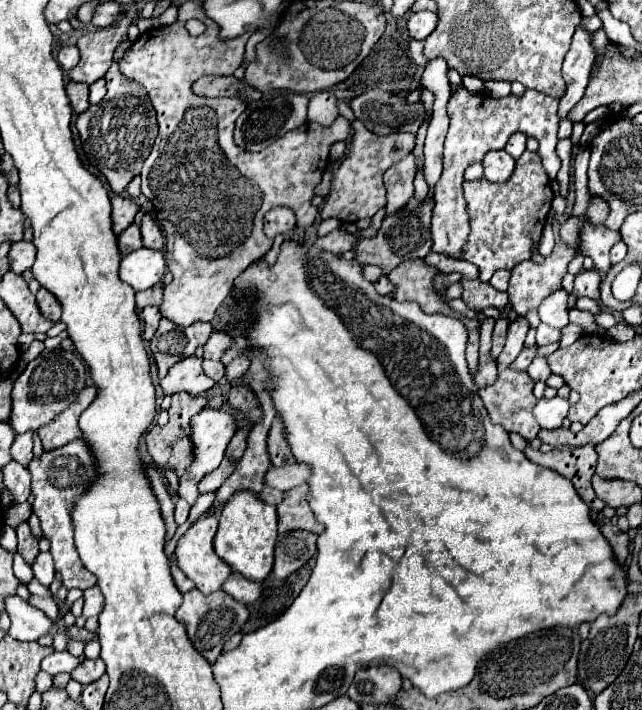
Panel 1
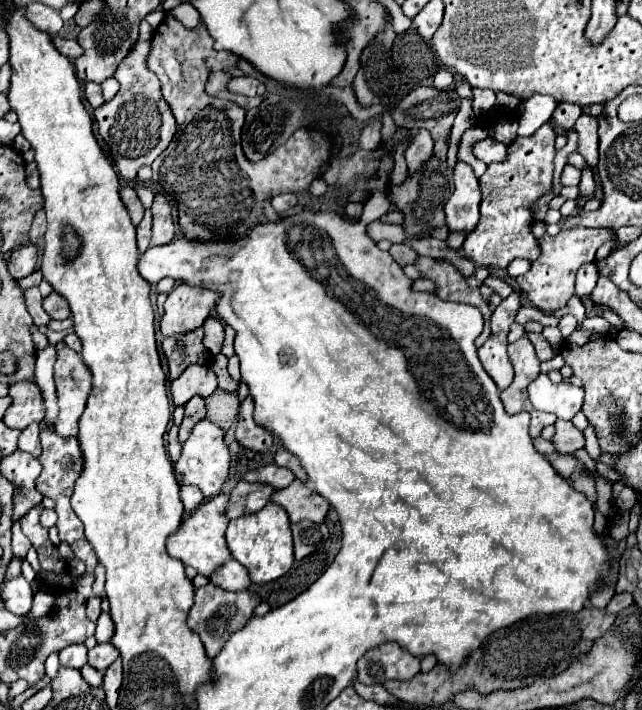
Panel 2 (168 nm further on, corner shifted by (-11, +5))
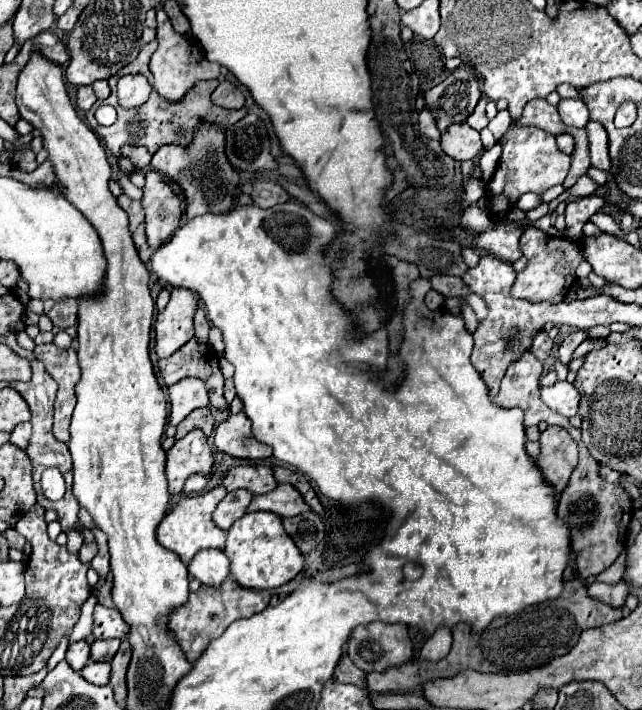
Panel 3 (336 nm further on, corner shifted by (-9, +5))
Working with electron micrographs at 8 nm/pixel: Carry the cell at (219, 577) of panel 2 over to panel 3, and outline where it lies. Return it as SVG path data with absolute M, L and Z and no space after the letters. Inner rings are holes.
M204 549L190 561L188 571L204 585L222 585L230 575L230 559L220 549Z

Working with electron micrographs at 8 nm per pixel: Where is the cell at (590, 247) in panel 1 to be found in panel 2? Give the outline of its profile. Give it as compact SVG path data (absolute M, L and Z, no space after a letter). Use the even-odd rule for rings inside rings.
M580 227L572 231L560 231L554 237L550 235L540 237L538 239L540 255L532 263L530 271L516 279L518 287L526 293L528 301L542 313L554 313L556 309L562 309L566 301L574 295L574 279L576 279L576 271L580 269L580 265L592 263L598 247L604 245L612 237L616 237L614 229L580 229Z

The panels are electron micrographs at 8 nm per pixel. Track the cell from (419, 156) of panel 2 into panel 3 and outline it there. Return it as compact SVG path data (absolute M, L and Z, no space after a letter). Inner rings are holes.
M426 109L420 113L420 133L426 135L428 139L440 139L440 131L436 127L436 121Z

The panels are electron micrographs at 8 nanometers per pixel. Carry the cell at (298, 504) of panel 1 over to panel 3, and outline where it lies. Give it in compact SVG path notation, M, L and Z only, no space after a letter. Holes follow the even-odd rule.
M284 483L284 485L278 485L270 493L256 495L252 499L248 511L272 511L280 517L294 517L294 515L308 513L310 507L306 505L306 501L298 493L298 489L294 489L294 485Z

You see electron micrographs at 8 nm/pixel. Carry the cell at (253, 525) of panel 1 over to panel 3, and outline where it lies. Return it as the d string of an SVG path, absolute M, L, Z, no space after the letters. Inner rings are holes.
M270 511L246 513L228 529L224 553L232 561L232 577L248 589L274 589L294 579L304 567L304 555L282 527L282 517Z

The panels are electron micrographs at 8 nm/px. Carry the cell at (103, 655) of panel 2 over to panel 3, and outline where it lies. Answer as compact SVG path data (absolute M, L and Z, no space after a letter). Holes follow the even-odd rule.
M106 639L106 641L94 641L90 645L90 657L92 661L110 661L114 653L120 647L120 639Z

